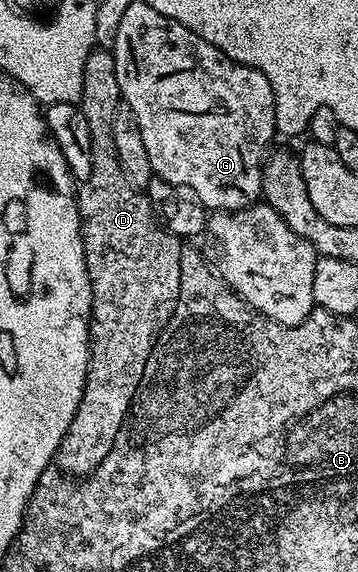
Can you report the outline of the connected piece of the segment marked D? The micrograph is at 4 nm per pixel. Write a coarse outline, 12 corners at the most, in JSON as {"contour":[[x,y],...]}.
{"contour":[[112,53],[83,64],[93,293],[56,469],[92,474],[179,296],[182,243],[126,180]]}

